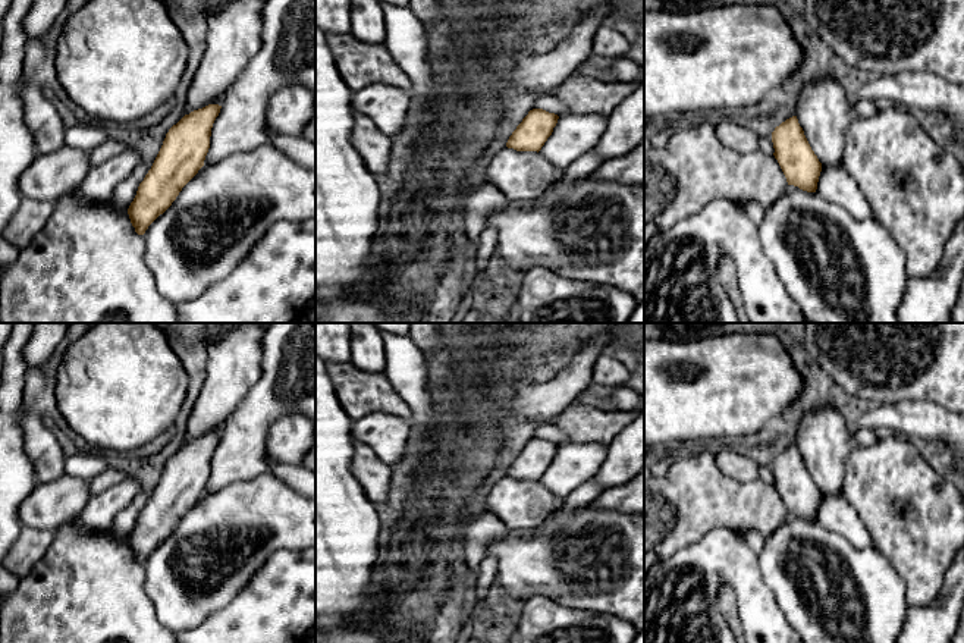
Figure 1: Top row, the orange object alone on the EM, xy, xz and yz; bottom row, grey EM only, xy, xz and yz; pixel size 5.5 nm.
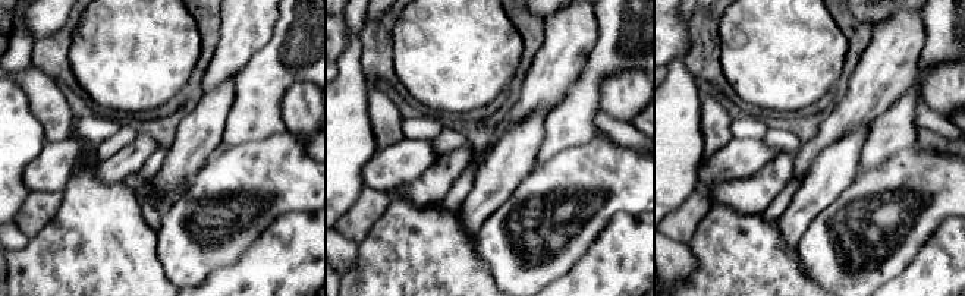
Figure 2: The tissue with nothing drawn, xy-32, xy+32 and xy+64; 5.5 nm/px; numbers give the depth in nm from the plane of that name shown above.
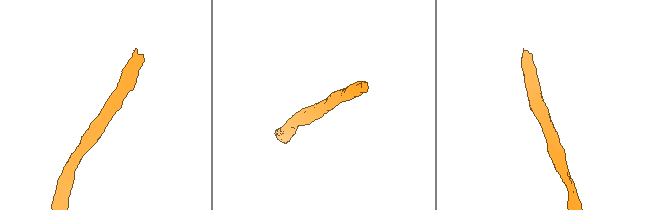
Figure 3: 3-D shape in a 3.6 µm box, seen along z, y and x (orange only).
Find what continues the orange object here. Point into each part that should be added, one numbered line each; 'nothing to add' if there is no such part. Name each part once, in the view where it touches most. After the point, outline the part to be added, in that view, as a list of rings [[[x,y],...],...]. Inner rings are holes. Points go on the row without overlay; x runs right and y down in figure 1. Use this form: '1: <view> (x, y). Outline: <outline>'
1: yz (823, 439). Outline: [[[833,404],[804,414],[795,440],[822,495],[842,496],[844,467],[852,449],[852,430]]]

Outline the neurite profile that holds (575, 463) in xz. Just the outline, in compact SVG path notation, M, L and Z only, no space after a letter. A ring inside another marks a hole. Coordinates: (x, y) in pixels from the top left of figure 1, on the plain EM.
M597 442L559 445L552 464L538 482L558 498L565 499L575 487L596 477L606 452L607 448Z

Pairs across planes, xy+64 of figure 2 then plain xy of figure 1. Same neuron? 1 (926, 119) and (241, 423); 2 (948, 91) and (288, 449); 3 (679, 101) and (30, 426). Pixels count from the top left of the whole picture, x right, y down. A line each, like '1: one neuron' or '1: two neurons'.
1: two neurons
2: one neuron
3: two neurons

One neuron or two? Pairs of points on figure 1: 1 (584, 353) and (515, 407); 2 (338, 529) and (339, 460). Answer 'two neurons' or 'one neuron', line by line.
1: one neuron
2: one neuron

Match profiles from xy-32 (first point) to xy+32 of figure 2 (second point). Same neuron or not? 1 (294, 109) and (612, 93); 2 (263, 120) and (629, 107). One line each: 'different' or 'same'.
1: same
2: different

